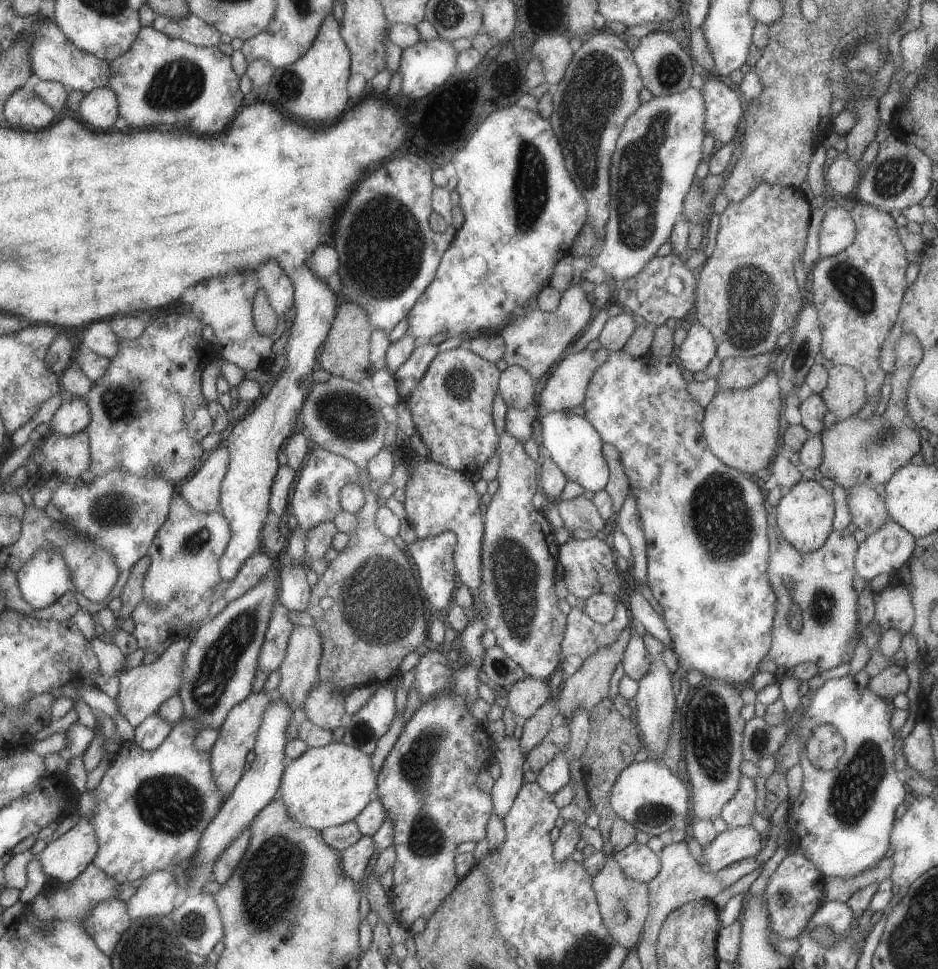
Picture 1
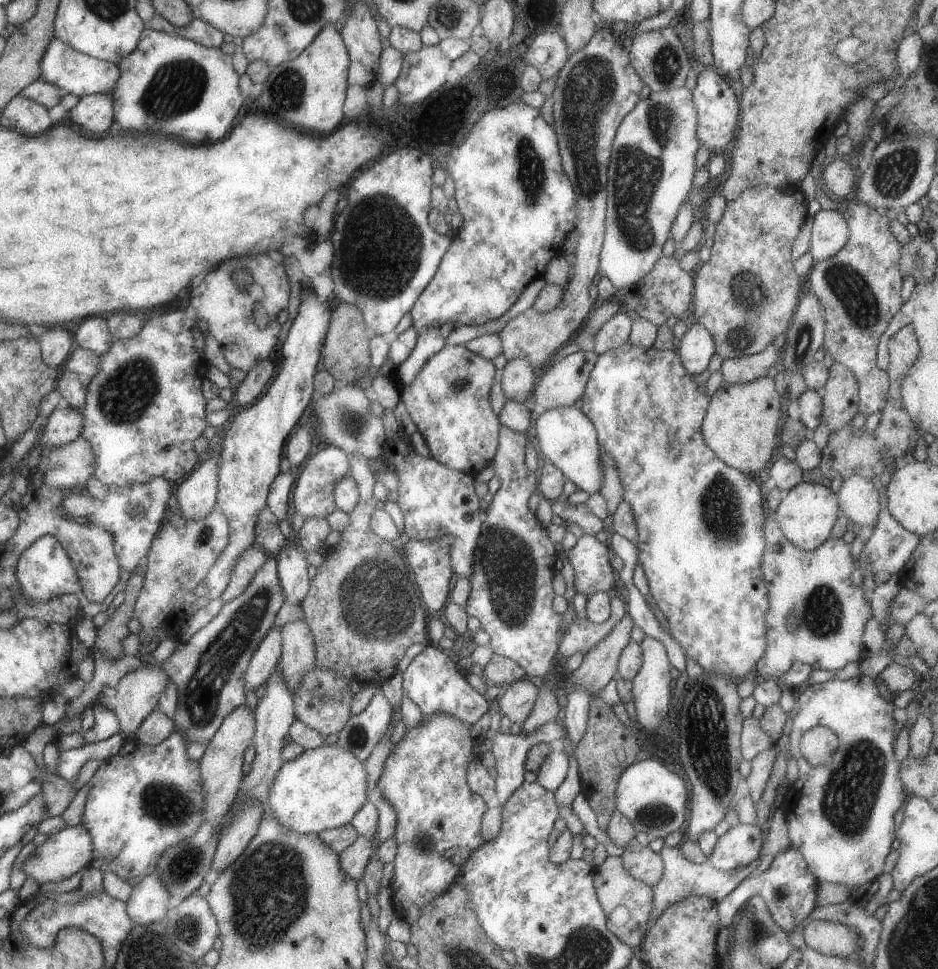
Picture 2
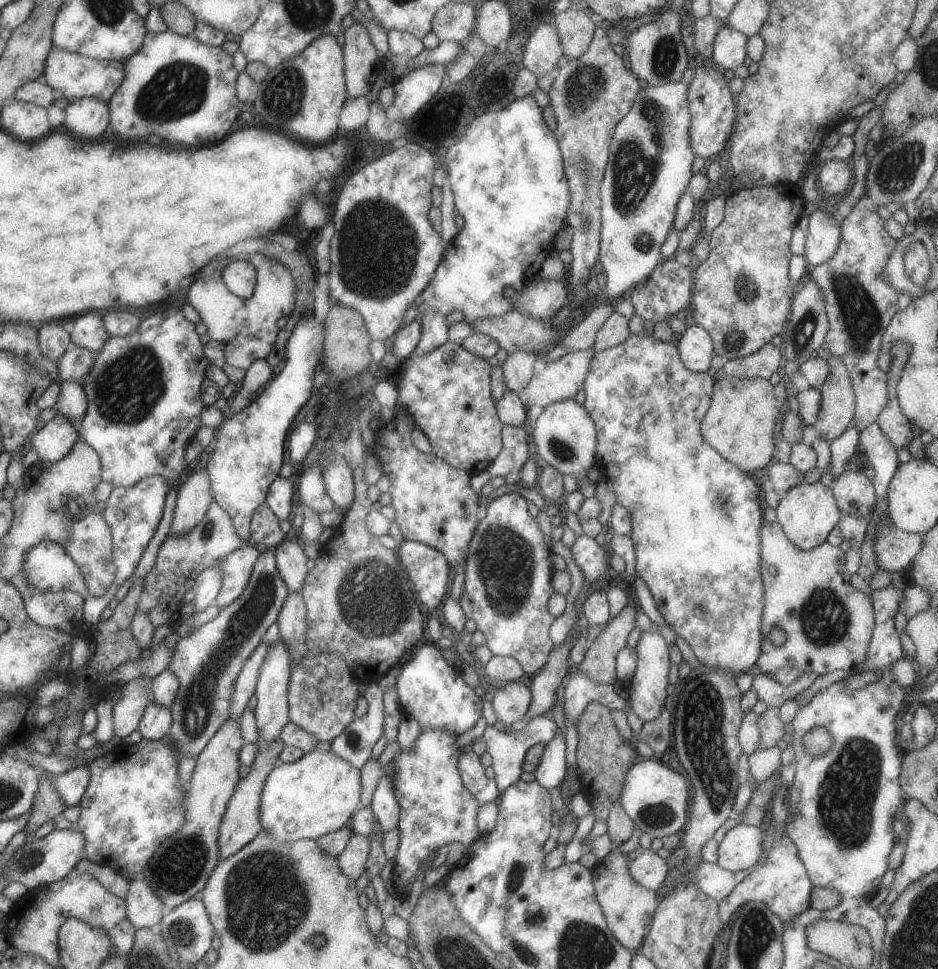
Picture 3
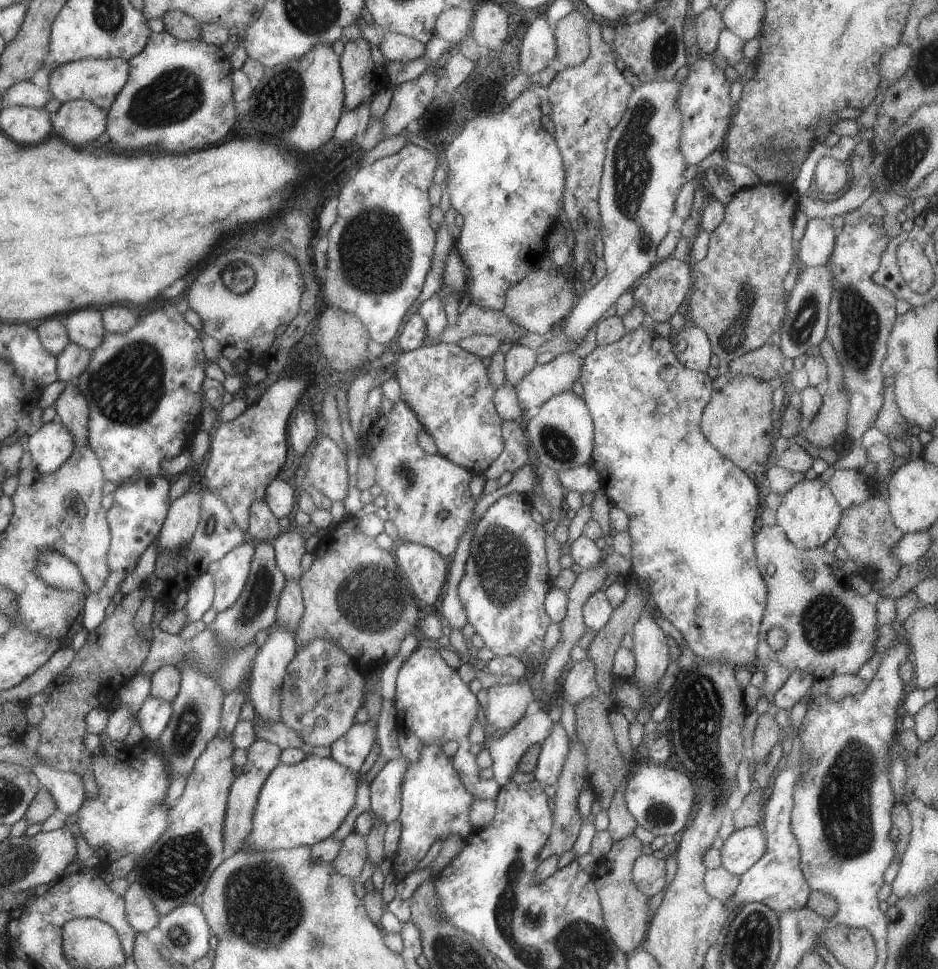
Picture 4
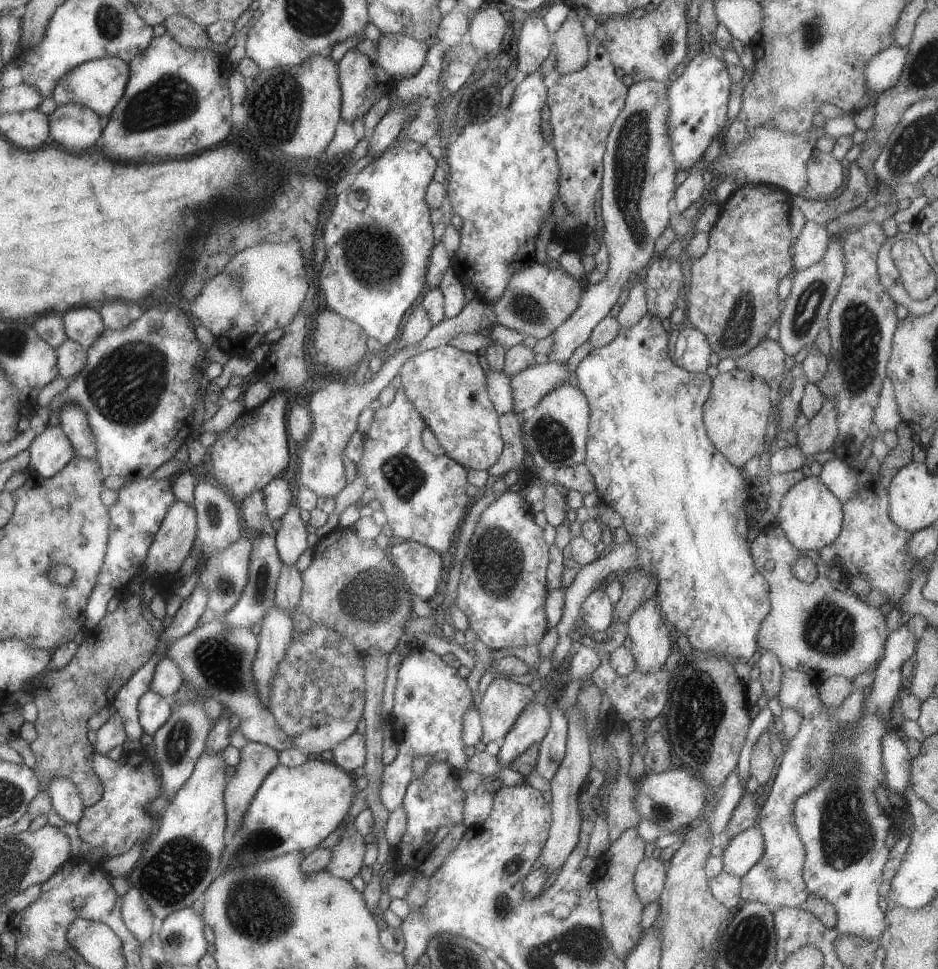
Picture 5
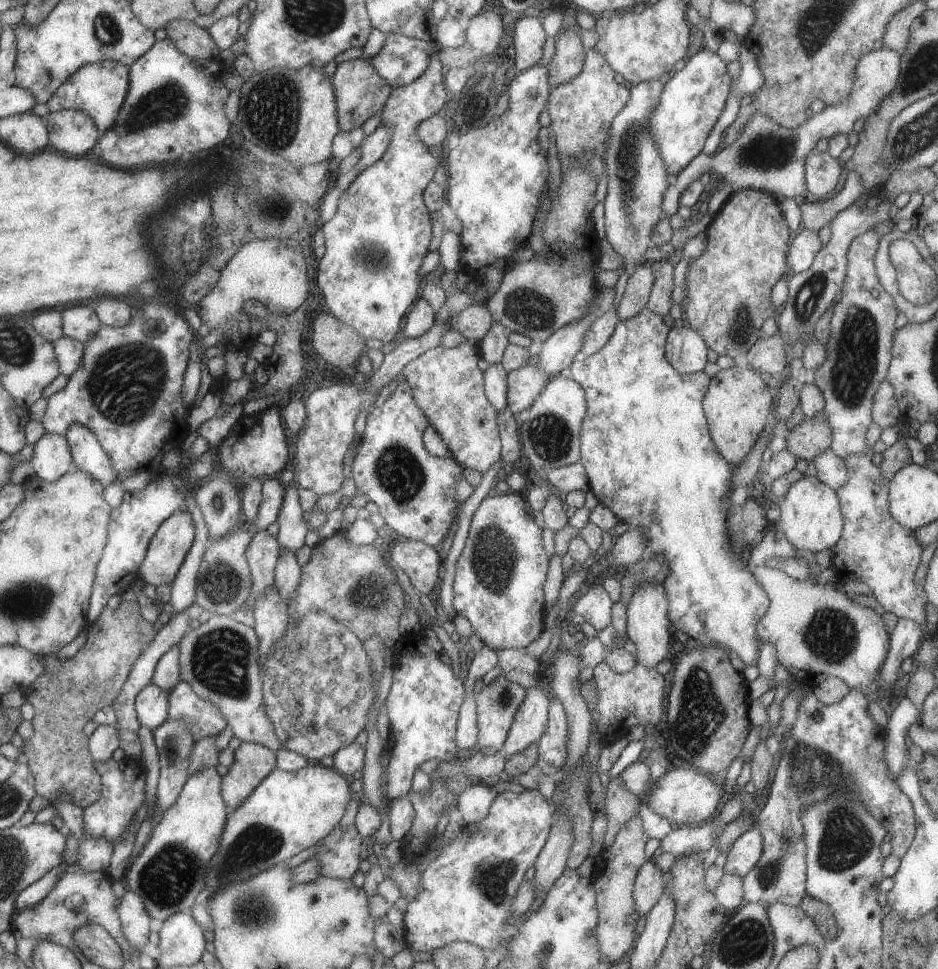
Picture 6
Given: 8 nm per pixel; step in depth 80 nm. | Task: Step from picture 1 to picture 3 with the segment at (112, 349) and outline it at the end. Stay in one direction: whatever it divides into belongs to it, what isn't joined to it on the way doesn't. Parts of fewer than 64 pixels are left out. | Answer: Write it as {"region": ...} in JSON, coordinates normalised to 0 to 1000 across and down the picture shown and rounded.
{"region":[[[103,321],[76,327],[76,330],[64,330],[64,333],[74,341],[78,355],[102,364],[110,354],[117,348],[112,341],[109,325]]]}

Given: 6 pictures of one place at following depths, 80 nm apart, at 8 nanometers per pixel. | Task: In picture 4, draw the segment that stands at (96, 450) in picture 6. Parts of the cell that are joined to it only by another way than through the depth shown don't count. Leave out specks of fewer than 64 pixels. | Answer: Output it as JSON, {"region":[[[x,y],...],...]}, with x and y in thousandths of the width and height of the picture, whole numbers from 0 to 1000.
{"region":[[[71,396],[59,415],[59,422],[61,431],[69,437],[80,457],[92,457],[95,419],[86,404],[81,398]]]}

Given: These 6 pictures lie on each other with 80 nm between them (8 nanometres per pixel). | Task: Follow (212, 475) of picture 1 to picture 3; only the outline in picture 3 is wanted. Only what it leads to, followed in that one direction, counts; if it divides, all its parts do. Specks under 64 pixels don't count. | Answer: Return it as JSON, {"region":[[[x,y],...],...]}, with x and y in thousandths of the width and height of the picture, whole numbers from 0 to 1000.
{"region":[[[220,483],[206,487],[193,496],[189,505],[181,550],[195,551],[206,546],[219,533],[223,520],[227,517]]]}

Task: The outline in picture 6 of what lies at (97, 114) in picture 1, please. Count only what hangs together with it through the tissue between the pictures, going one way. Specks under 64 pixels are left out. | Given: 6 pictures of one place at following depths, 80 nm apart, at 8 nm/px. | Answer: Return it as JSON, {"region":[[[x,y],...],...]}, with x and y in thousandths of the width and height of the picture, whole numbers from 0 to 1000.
{"region":[[[64,112],[46,120],[53,132],[54,150],[76,161],[96,159],[102,155],[107,134],[87,114]]]}

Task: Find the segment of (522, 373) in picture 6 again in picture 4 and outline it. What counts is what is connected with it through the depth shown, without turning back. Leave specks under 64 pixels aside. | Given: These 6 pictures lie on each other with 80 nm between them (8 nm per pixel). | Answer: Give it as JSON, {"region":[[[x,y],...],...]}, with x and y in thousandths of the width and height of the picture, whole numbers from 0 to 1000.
{"region":[[[610,363],[596,364],[590,372],[570,377],[547,400],[558,425],[577,419],[600,404],[609,404],[618,387],[620,369]]]}

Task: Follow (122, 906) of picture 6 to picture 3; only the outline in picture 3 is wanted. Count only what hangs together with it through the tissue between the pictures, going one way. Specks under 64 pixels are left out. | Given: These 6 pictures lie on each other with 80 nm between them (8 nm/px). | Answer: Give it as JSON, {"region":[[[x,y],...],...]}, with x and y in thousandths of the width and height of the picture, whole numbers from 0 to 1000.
{"region":[[[146,905],[136,910],[136,920],[131,928],[134,933],[134,948],[144,959],[160,958],[173,948],[174,932],[152,906]]]}

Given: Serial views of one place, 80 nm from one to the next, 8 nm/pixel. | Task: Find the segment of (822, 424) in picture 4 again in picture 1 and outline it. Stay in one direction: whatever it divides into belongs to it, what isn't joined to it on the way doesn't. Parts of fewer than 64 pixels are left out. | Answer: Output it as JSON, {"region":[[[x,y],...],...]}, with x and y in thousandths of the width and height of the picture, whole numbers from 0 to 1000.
{"region":[[[888,377],[883,382],[883,393],[873,409],[890,433],[912,429],[923,415],[920,389],[906,378]]]}

